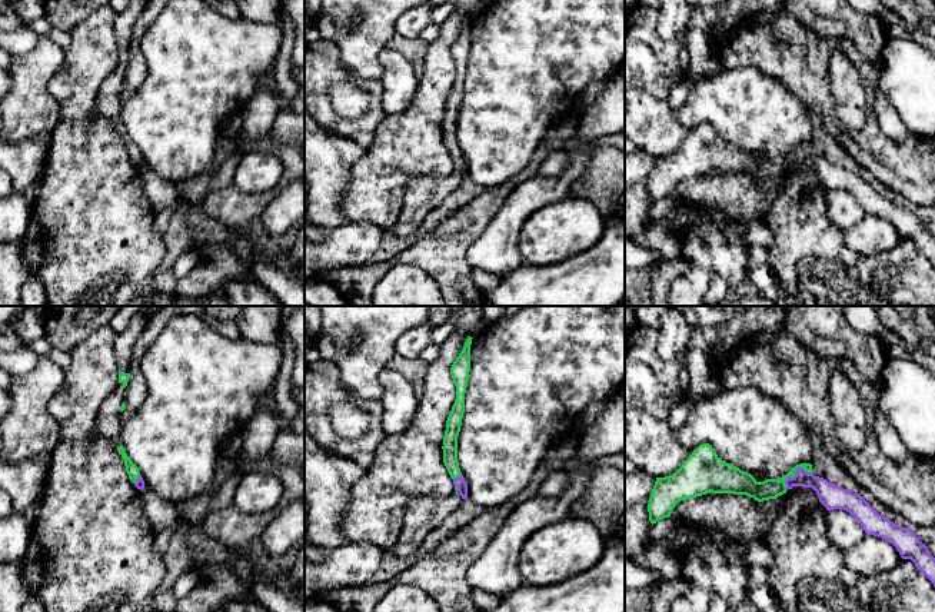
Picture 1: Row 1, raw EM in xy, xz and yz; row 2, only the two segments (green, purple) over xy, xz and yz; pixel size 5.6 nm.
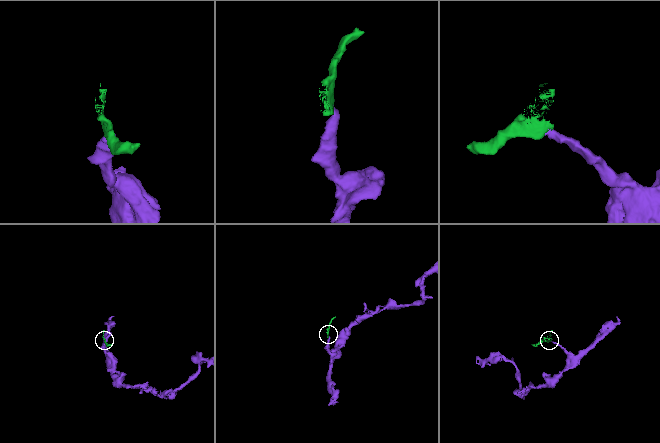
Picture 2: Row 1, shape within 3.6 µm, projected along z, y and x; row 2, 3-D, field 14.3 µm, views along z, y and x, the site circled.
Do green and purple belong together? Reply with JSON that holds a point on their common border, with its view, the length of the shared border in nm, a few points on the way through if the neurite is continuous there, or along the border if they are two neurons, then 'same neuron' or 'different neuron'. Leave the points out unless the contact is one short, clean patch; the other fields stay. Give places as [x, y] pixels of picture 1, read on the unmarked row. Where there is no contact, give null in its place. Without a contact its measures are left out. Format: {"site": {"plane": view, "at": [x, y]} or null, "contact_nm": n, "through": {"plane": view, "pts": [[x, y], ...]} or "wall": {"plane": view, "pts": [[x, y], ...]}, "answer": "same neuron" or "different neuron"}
{"site": {"plane": "yz", "at": [794, 153]}, "contact_nm": 180, "through": {"plane": "yz", "pts": [[768, 169], [778, 166], [794, 153], [818, 163], [831, 176]]}, "answer": "same neuron"}

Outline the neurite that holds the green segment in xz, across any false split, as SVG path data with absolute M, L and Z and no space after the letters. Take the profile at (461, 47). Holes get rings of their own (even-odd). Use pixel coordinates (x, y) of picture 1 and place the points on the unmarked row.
M468 16L462 31L459 33L459 36L450 47L450 54L456 66L456 79L446 100L446 110L442 126L443 143L450 157L453 159L455 170L462 176L462 179L468 179L468 163L460 152L457 142L457 116L460 112L460 104L465 93L465 73L470 51L472 19L473 17Z

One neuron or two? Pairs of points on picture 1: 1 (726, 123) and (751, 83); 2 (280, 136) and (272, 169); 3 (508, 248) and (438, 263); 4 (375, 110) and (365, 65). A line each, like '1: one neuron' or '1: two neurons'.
1: one neuron
2: two neurons
3: two neurons
4: two neurons

